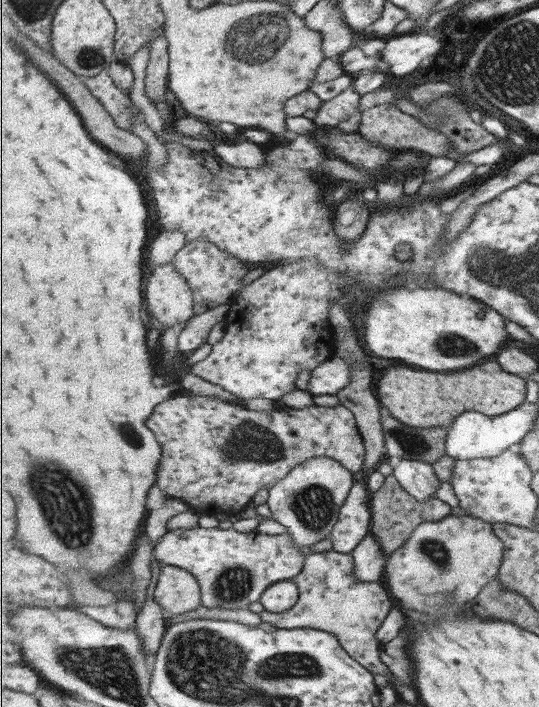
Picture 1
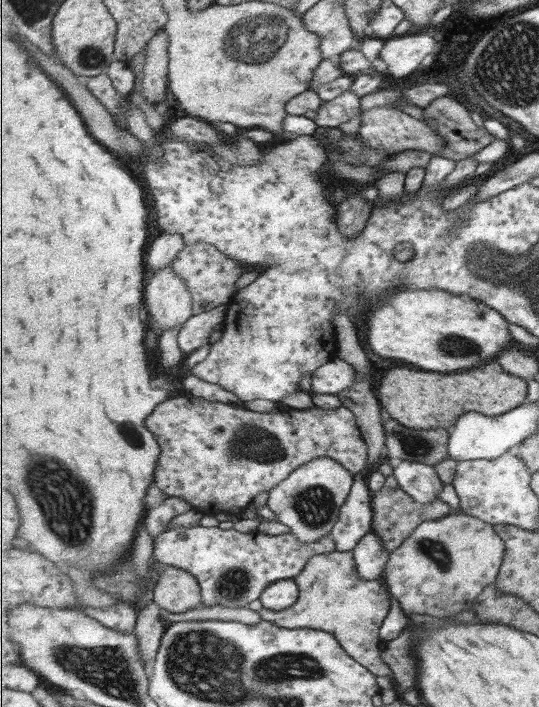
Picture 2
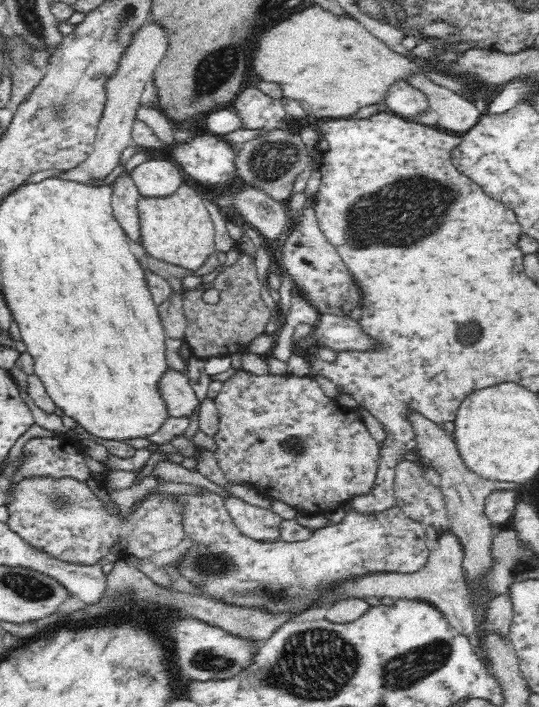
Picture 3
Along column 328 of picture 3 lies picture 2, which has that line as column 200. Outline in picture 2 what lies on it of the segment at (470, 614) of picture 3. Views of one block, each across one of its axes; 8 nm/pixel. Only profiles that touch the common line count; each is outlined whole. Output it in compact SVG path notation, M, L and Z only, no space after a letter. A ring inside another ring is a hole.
M167 565L152 596L165 612L179 614L200 606L202 588L197 577L188 570Z

